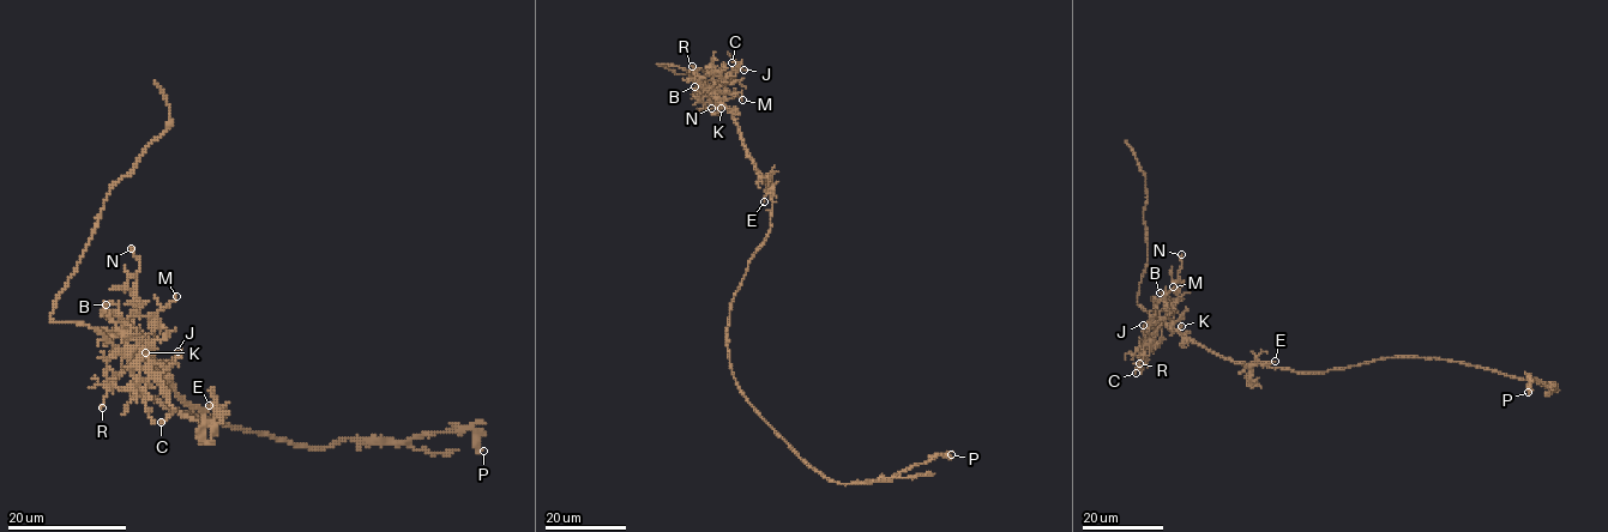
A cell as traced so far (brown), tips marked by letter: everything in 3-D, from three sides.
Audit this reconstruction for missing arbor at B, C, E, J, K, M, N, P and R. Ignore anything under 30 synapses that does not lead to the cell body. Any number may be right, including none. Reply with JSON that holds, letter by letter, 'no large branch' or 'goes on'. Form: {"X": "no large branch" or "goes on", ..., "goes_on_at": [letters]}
{"B": "no large branch", "C": "no large branch", "E": "no large branch", "J": "no large branch", "K": "no large branch", "M": "no large branch", "N": "no large branch", "P": "no large branch", "R": "no large branch", "goes_on_at": []}

